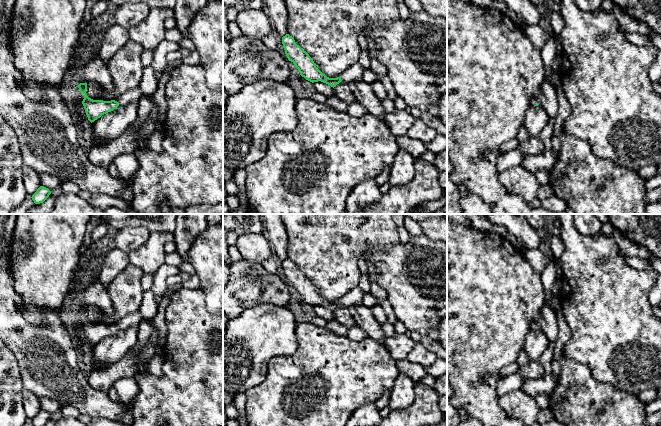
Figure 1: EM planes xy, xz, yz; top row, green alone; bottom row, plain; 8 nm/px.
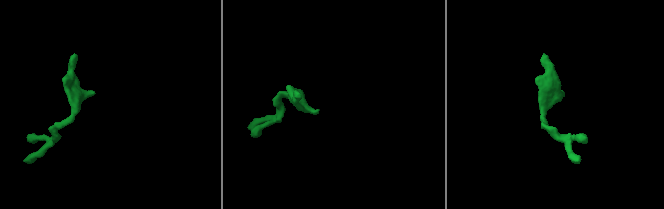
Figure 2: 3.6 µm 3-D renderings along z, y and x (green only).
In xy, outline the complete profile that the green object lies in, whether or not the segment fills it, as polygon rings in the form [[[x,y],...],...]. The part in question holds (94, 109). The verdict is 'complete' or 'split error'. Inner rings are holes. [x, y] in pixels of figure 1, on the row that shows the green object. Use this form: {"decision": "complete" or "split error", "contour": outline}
{"decision": "split error", "contour": [[[80,83],[78,86],[80,92],[84,94],[82,104],[84,106],[88,120],[92,123],[102,115],[113,111],[119,105],[125,106],[132,103],[138,103],[139,99],[143,96],[140,88],[131,89],[128,92],[123,93],[118,99],[111,101],[93,100],[86,94],[87,83]]]}

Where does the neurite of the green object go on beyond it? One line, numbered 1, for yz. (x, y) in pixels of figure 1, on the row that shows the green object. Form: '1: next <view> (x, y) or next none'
1: next yz (534, 101)

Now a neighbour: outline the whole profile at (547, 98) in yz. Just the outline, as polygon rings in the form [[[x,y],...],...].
[[[547,74],[545,81],[541,85],[538,102],[539,105],[544,108],[550,118],[555,118],[559,108],[558,98],[556,89],[550,82]]]

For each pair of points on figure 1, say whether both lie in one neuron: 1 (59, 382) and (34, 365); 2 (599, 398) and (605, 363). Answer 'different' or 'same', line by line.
1: same
2: different

